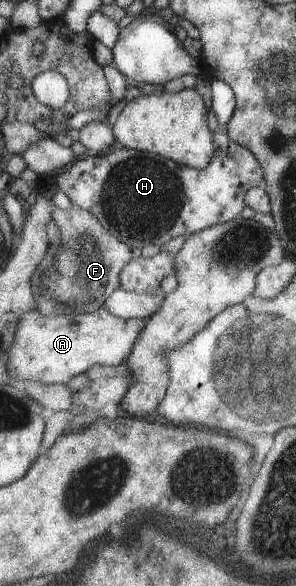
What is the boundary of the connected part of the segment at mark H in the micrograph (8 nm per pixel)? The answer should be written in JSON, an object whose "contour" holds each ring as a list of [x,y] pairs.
{"contour":[[[220,127],[215,132],[215,155],[210,166],[204,170],[179,165],[159,154],[138,152],[117,145],[109,153],[91,154],[75,162],[71,168],[56,177],[59,190],[66,194],[71,204],[92,212],[112,236],[132,249],[142,249],[149,244],[157,244],[161,248],[176,236],[191,236],[205,228],[233,221],[247,206],[247,192],[260,186],[264,180],[265,172],[258,158],[248,148],[232,140],[225,127]]]}

